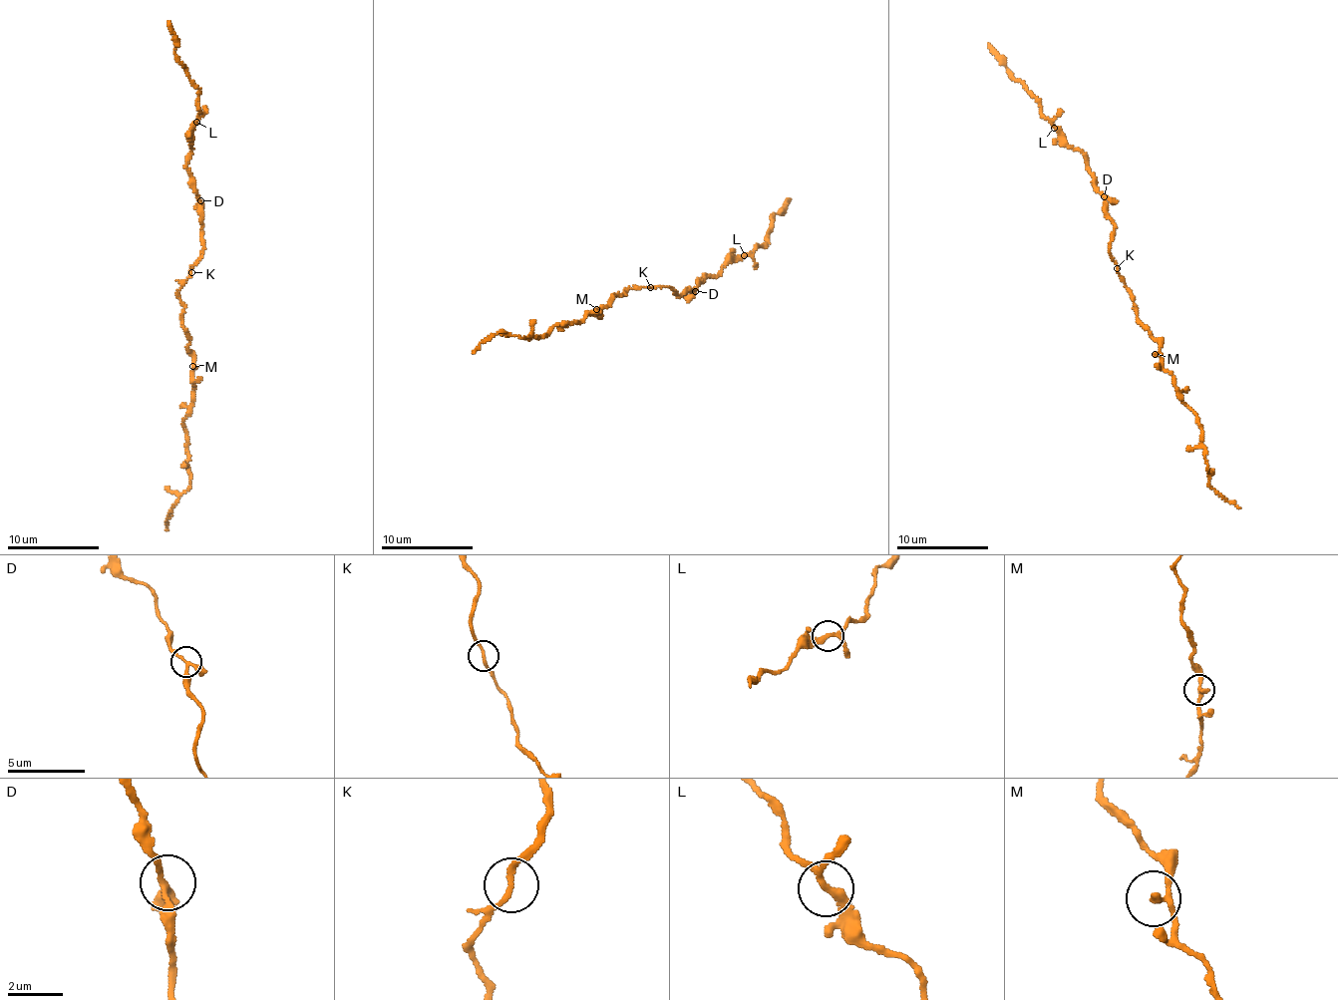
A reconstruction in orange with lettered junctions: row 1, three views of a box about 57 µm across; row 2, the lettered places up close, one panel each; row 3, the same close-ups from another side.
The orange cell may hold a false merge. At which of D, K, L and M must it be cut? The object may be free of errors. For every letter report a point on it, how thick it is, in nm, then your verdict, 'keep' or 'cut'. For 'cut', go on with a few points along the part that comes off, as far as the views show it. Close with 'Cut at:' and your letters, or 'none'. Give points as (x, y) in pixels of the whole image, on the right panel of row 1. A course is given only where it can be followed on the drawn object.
D: place (1104, 196); calibre 240 nm; keep
K: place (1117, 268); calibre 200 nm; keep
L: place (1054, 128); calibre 220 nm; keep
M: place (1155, 354); calibre 220 nm; keep
Cut at: none

